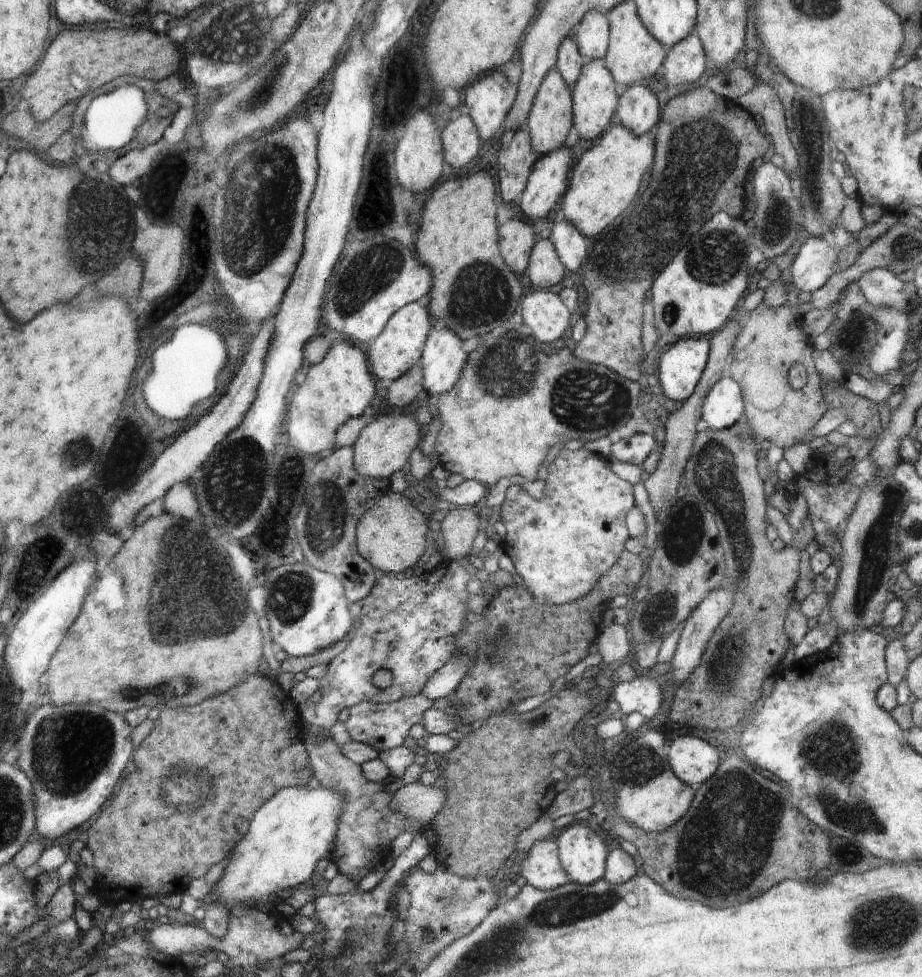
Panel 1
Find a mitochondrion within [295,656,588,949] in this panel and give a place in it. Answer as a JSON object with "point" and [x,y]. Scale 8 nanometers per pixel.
{"point":[445,902]}

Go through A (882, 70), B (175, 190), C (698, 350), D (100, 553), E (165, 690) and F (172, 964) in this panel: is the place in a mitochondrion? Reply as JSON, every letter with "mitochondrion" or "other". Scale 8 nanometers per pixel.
{"A":"other","B":"other","C":"other","D":"other","E":"mitochondrion","F":"other"}

